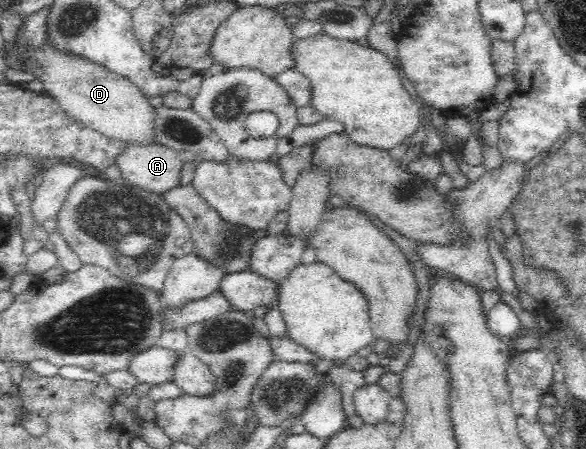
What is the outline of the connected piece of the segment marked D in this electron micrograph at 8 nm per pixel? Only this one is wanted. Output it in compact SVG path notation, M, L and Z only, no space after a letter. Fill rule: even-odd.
M48 45L45 52L33 50L28 58L43 64L45 68L35 77L43 83L43 93L53 97L70 119L83 123L108 139L140 145L160 144L154 136L156 107L125 77L81 57L56 52Z

